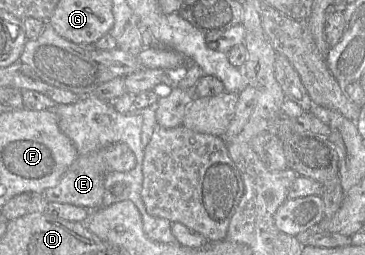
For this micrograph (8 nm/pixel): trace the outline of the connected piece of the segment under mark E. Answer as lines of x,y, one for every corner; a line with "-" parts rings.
114,143
100,150
80,156
63,174
58,184
44,191
48,202
71,204
89,211
102,208
105,192
104,179
110,172
128,172
136,165
136,158
131,149
124,143

